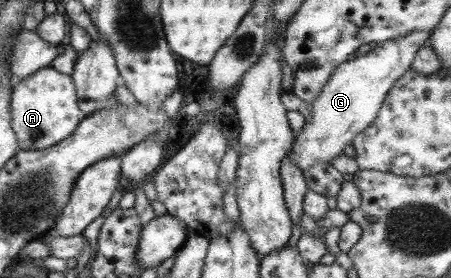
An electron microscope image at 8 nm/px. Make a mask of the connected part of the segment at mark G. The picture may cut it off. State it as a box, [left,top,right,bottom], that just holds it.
[286,31,429,172]

